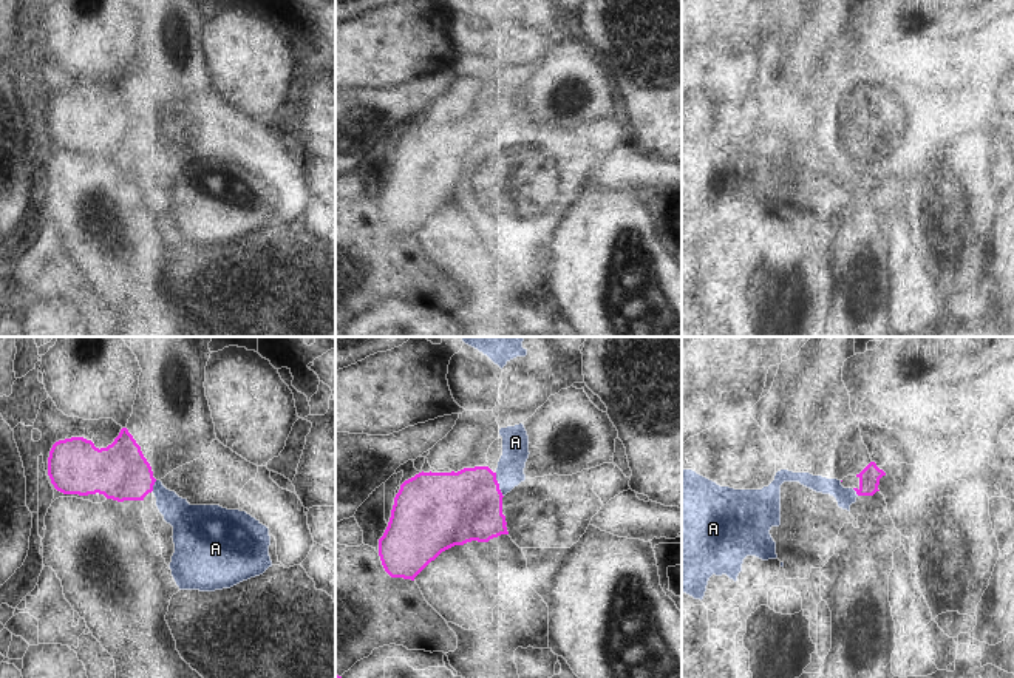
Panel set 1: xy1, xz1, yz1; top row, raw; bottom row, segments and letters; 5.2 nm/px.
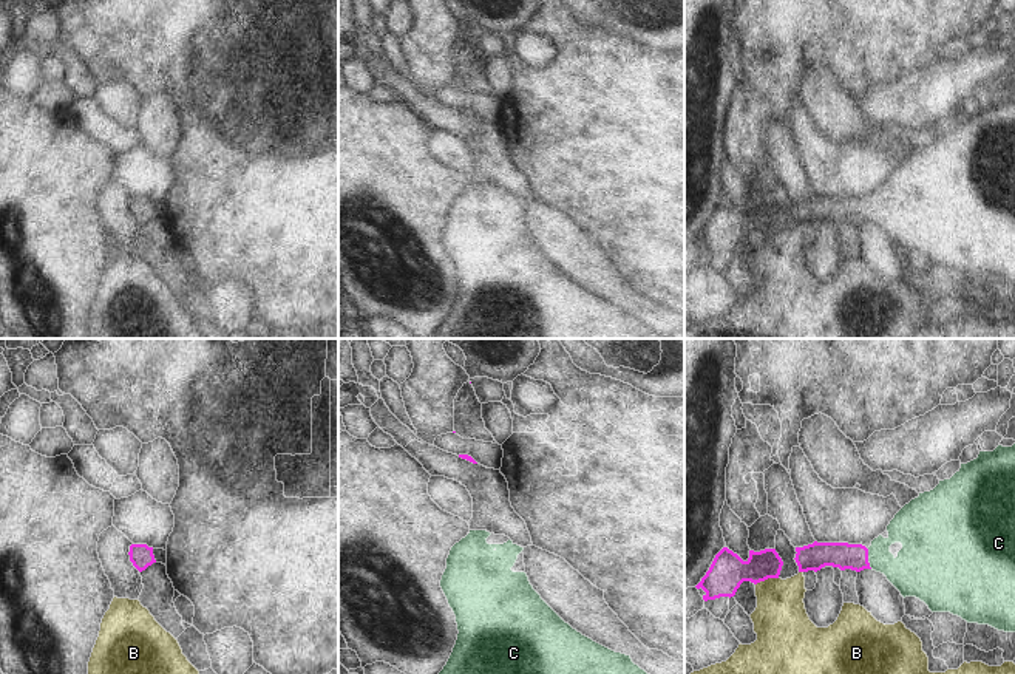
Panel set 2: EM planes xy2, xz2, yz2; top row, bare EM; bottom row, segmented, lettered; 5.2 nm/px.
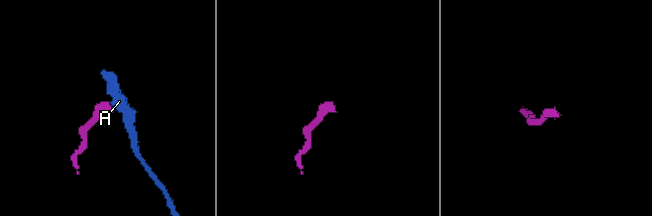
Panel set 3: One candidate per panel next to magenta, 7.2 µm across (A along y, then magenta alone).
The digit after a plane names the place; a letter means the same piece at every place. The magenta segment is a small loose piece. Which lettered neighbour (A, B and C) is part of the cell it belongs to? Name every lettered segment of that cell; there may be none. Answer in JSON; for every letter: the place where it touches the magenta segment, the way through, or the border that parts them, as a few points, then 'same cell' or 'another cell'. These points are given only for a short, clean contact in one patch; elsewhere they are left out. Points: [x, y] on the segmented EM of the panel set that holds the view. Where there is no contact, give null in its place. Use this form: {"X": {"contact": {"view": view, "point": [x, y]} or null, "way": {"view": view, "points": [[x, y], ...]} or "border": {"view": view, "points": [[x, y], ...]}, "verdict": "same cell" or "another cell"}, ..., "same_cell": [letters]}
{"A": {"contact": {"view": "xz1", "point": [498, 485]}, "border": {"view": "xz1", "points": [[495, 473], [503, 496]]}, "verdict": "another cell"}, "B": {"contact": {"view": "yz2", "point": [767, 578]}, "border": {"view": "yz2", "points": [[777, 577], [768, 577], [756, 585]]}, "verdict": "another cell"}, "C": {"contact": {"view": "yz2", "point": [867, 558]}, "way": {"view": "yz2", "points": [[842, 555], [867, 558], [913, 571]]}, "verdict": "same cell"}, "same_cell": ["C"]}

